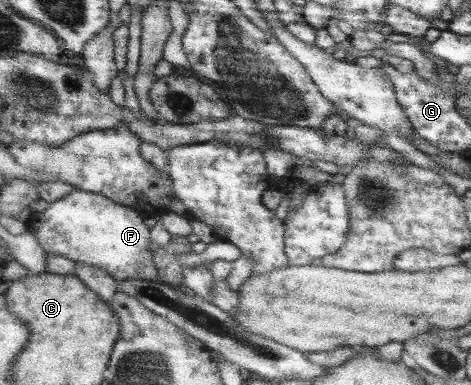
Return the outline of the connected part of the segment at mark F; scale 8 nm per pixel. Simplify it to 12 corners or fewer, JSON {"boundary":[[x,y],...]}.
{"boundary":[[73,190],[30,211],[47,253],[159,279],[149,218]]}

